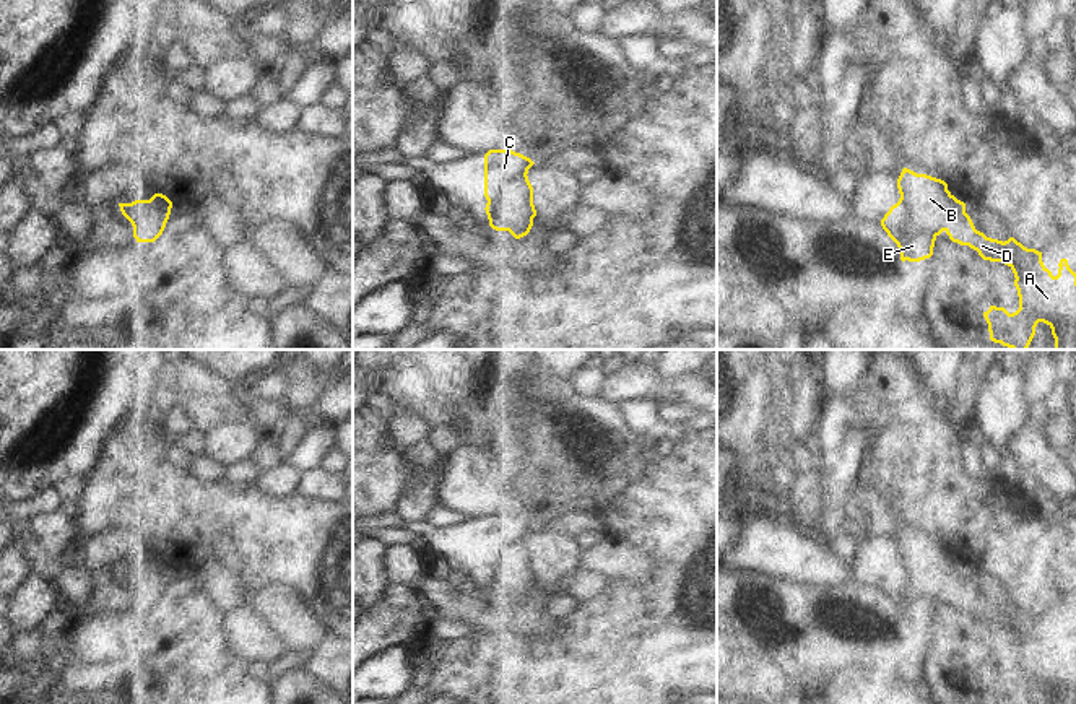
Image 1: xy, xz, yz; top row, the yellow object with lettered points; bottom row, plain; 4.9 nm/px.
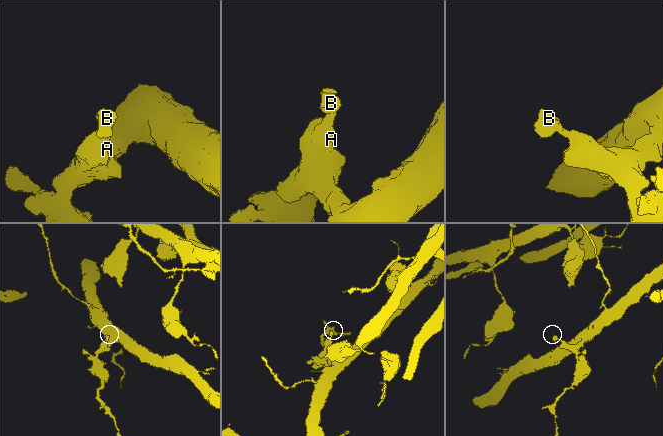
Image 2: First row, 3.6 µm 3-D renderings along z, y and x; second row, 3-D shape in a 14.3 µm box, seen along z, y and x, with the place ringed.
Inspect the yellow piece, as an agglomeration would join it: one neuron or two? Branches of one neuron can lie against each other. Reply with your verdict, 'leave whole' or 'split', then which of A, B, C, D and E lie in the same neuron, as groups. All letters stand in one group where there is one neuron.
leave whole | A B C D E

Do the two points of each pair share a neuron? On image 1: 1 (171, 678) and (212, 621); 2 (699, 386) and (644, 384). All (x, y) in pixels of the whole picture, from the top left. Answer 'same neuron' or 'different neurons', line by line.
1: same neuron
2: same neuron

